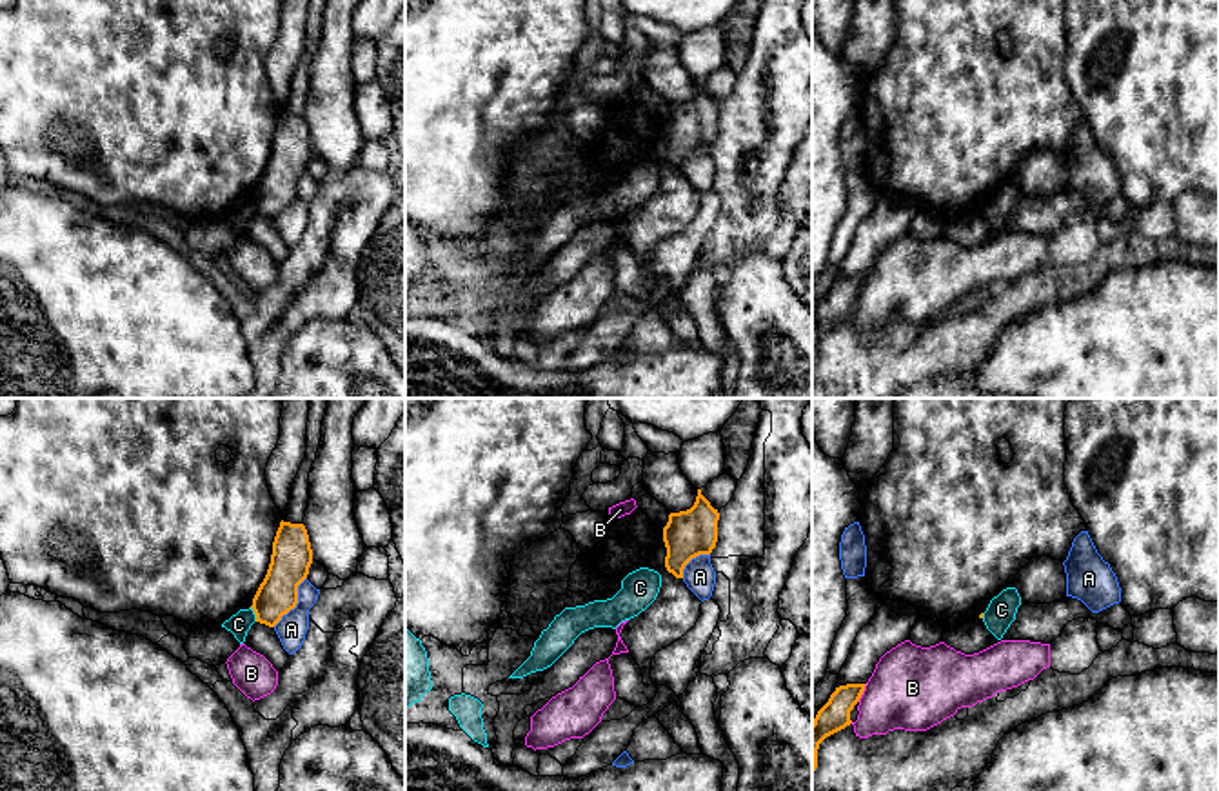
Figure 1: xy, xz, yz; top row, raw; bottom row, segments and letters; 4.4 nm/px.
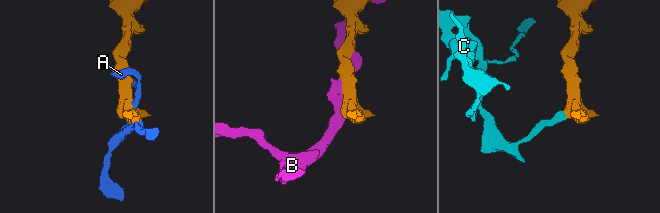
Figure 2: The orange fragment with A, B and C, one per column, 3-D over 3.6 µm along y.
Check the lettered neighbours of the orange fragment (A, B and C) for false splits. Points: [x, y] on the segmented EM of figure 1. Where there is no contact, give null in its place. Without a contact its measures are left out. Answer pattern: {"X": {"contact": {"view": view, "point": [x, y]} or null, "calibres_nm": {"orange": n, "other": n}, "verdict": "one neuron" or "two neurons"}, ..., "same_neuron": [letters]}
{"A": {"contact": {"view": "xy", "point": [297, 602]}, "calibres_nm": {"orange": 180, "other": 130}, "verdict": "two neurons"}, "B": {"contact": {"view": "yz", "point": [862, 693]}, "calibres_nm": {"orange": 140, "other": 380}, "verdict": "two neurons"}, "C": {"contact": {"view": "xy", "point": [255, 613]}, "calibres_nm": {"orange": 180, "other": 100}, "verdict": "two neurons"}, "same_neuron": []}

